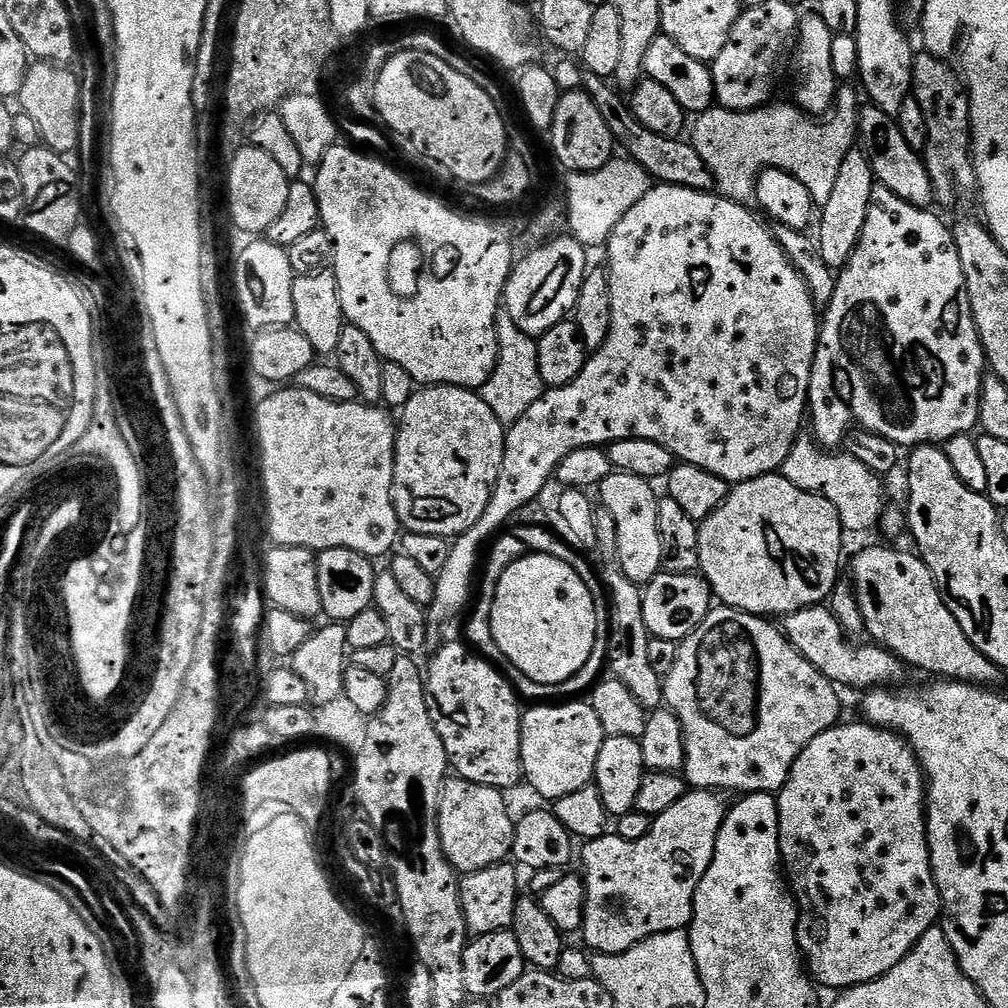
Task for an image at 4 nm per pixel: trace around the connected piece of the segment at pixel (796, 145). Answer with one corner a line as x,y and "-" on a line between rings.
852,86
841,87
836,93
836,117
823,122
791,103
772,102
753,112
735,112
713,106
699,113
690,140
712,172
719,195
737,202
751,201
756,194
756,179
760,173
767,168
777,168
798,178
798,182
810,190
813,205
823,206
834,190
842,158
853,151
854,137
858,132
856,92
848,87

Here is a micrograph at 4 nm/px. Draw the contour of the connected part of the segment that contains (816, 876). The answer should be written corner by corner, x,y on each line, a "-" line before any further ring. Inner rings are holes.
859,722
860,724
837,723
835,728
828,728
818,738
811,740
804,747
802,754
794,762
788,775
788,781
776,796
778,806
778,826
780,827
780,858
786,883
793,896
796,897
796,907
800,910
800,921
796,924
796,937
800,943
806,968
814,977
817,985
825,984
828,988
843,990
865,984
884,976
926,934
926,930
937,927
942,916
940,891
932,873
932,859
928,849
928,817
926,815
926,777
918,758
912,753
907,739
899,732
890,728
878,728
875,724

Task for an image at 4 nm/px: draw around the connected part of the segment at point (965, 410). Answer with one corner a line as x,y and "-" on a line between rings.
878,182
870,194
870,210
866,210
866,226
862,226
858,246
836,276
834,296
823,313
820,338
816,341
816,357
812,363
808,387
811,415
813,412
817,422
824,427
814,432
816,443
828,450
839,449
846,433
853,425
886,438
891,444
904,450
911,450
917,446
940,446
955,436
967,436
973,431
971,428
975,429
980,422
980,391
984,385
985,375
984,347
980,344
980,335
970,310
970,298
964,289
962,262
958,262
958,250
952,237
951,227
947,223
944,225
932,210
919,208
898,198
885,184

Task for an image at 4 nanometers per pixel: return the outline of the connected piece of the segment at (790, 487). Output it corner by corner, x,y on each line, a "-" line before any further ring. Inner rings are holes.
782,474
759,476
735,485
723,506
699,525
699,571
712,587
713,597
721,605
750,612
753,616
783,618
789,612
823,605
836,589
840,572
840,539
846,536
840,527
838,510
826,498
810,494

